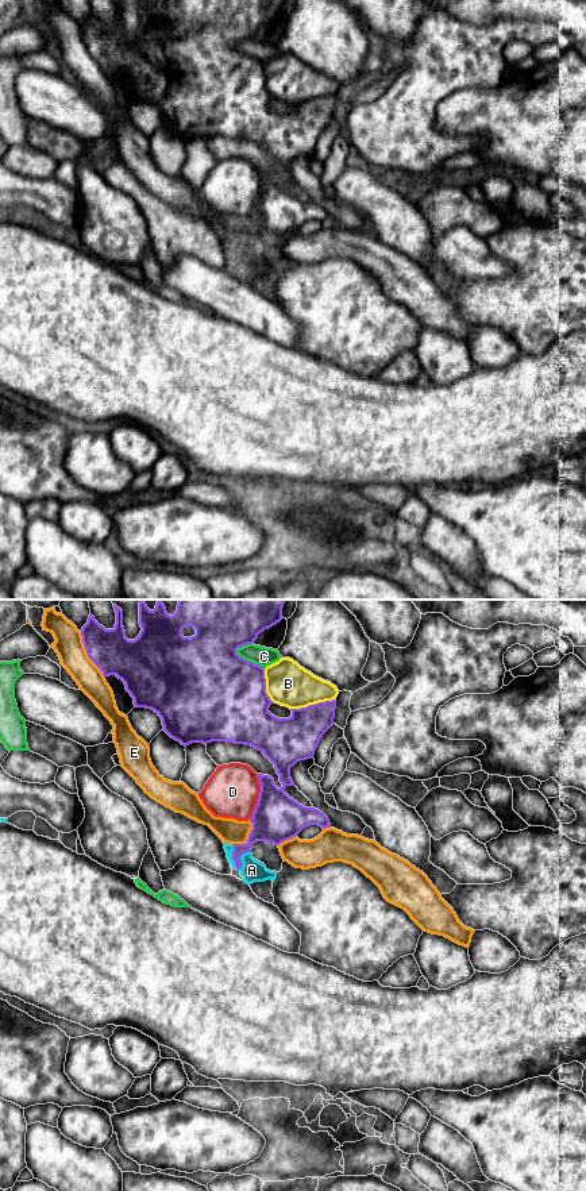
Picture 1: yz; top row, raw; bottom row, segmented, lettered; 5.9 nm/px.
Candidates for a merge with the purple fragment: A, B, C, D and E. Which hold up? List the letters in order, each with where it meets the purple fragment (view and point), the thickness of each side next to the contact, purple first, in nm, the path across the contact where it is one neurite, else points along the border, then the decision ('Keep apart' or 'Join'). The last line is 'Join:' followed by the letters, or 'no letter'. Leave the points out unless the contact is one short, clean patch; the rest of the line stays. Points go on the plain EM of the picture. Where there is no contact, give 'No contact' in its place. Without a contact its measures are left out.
A: Touches purple at yz (232, 253). Thickness 140 nm (purple) against 130 nm. Boundary: yz (232, 239), (232, 255), (239, 265). Keep apart
B: Touches purple at yz (312, 100). Thickness 280 nm (purple) against 260 nm. Keep apart
C: Touches purple at yz (247, 56). Thickness 500 nm (purple) against 120 nm. Keep apart
D: Touches purple at yz (259, 192). Thickness 280 nm (purple) against 320 nm. Keep apart
E: Touches purple at yz (87, 47). Thickness 240 nm (purple) against 170 nm. Keep apart
Join: no letter

